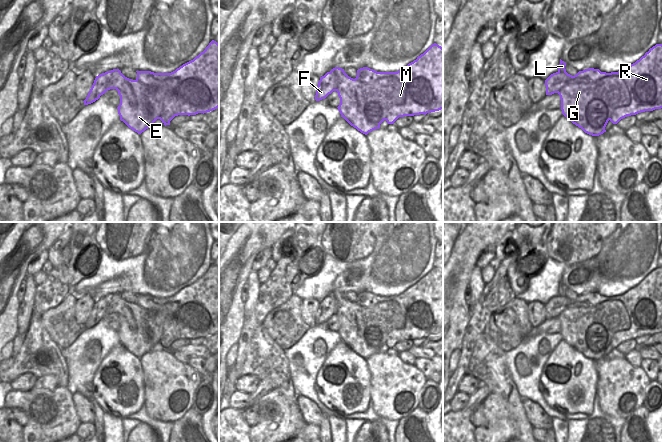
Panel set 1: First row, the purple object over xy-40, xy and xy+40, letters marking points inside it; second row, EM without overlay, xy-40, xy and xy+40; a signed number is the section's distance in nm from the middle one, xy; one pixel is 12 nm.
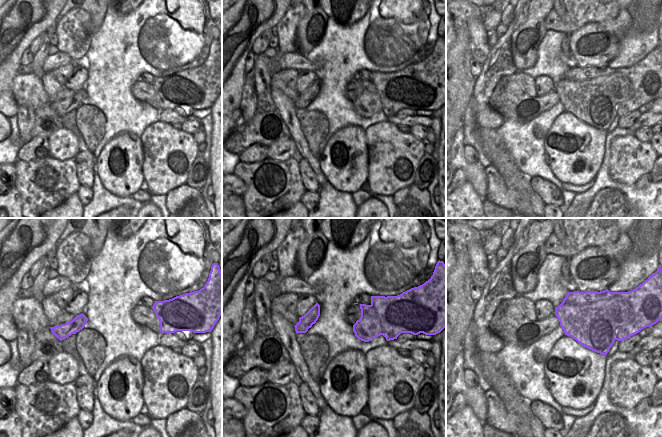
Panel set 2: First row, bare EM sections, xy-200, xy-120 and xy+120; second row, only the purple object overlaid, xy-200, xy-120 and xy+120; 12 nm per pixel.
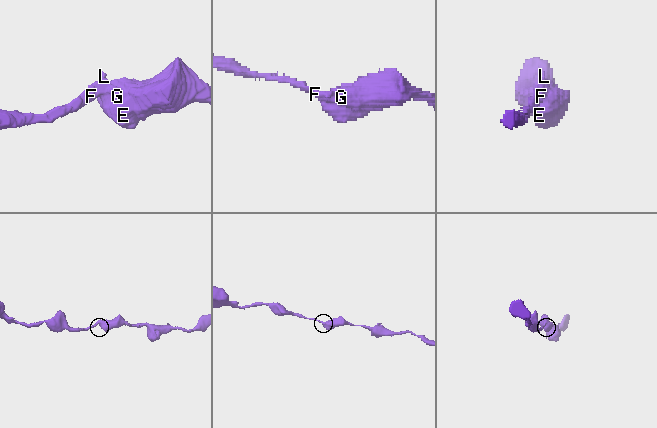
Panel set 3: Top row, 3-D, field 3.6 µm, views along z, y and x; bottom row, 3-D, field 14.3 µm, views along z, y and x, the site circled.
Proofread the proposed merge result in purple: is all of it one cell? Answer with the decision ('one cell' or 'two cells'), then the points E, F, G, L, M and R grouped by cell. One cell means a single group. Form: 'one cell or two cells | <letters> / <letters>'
two cells | E G / F L M R

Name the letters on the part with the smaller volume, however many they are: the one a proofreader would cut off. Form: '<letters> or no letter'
E, G

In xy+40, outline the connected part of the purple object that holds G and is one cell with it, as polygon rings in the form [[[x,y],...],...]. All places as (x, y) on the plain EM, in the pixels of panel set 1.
[[[598,307],[568,308],[558,317],[562,338],[585,357],[599,360],[617,332],[607,321],[610,316],[600,316]]]

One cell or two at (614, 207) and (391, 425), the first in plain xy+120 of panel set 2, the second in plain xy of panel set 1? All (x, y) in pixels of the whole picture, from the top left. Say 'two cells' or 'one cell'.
two cells

